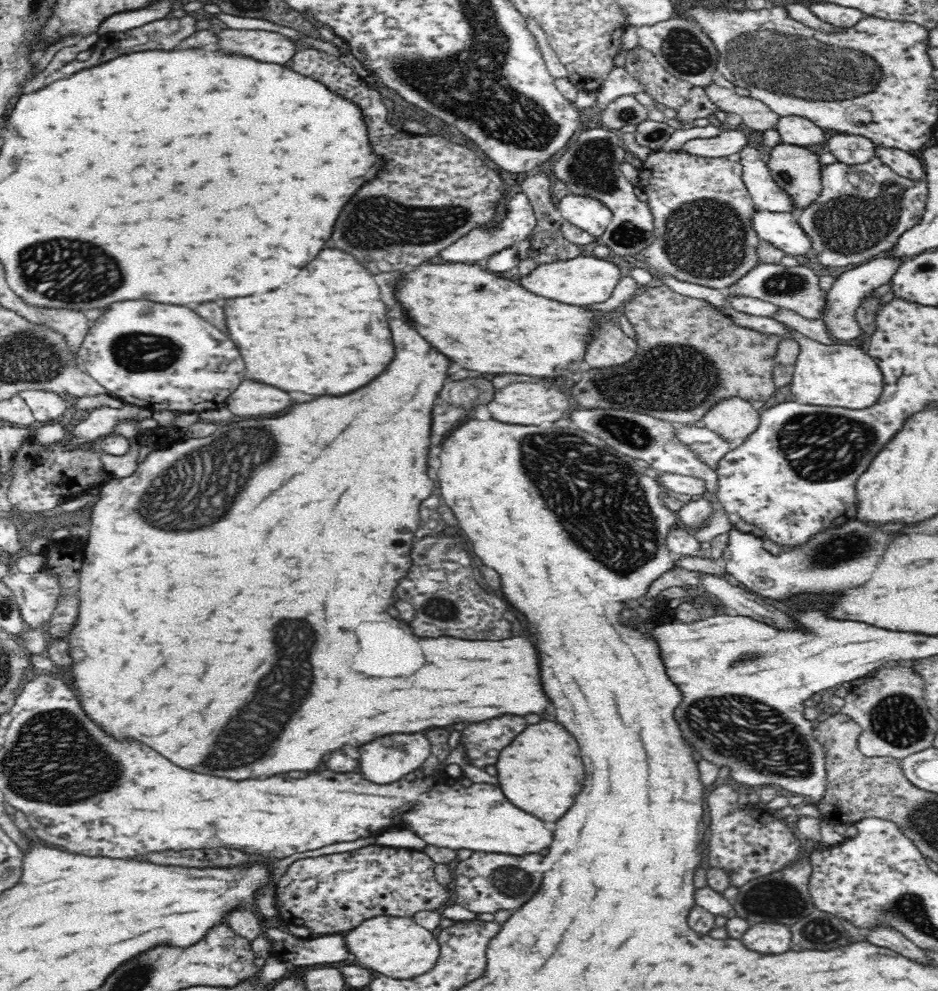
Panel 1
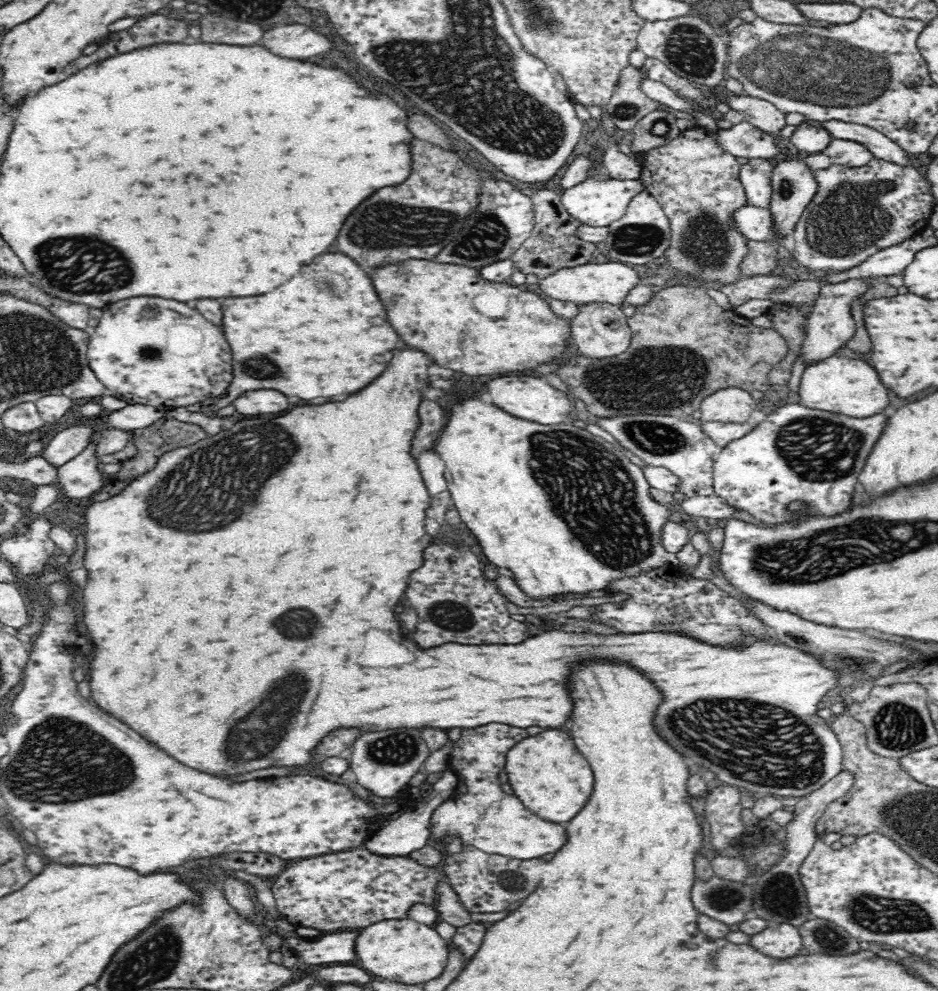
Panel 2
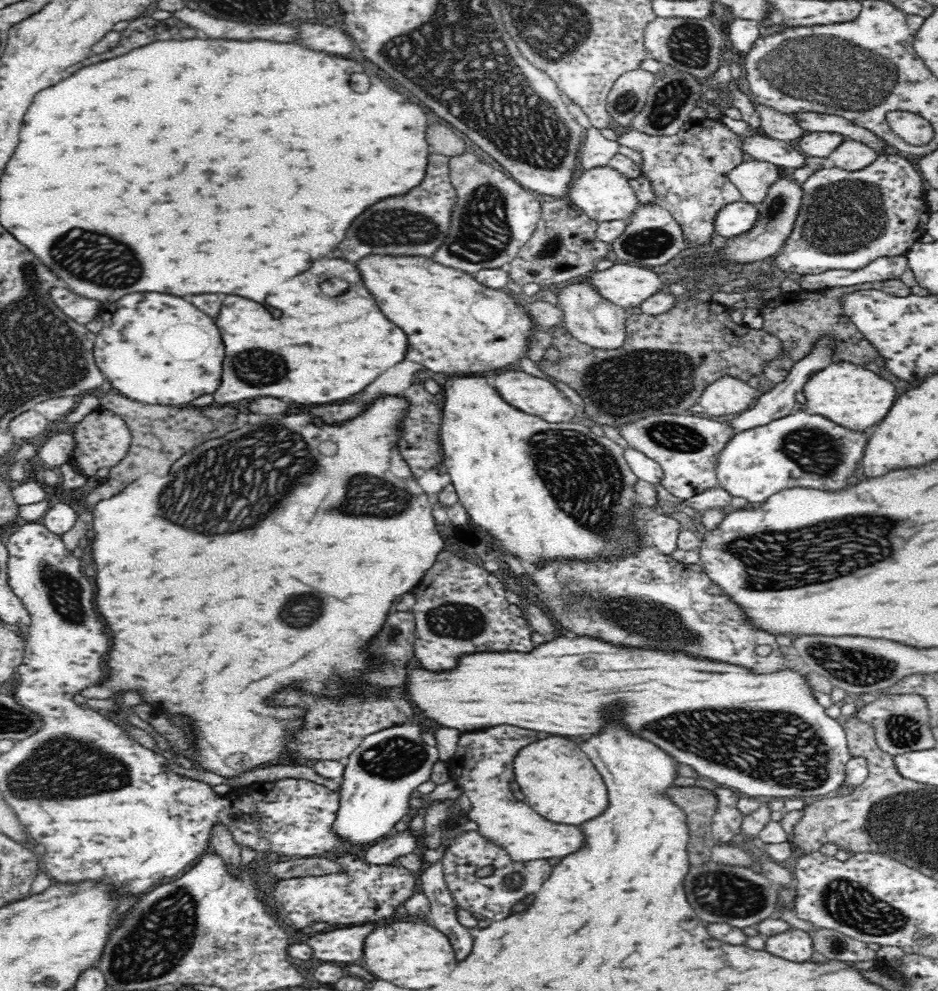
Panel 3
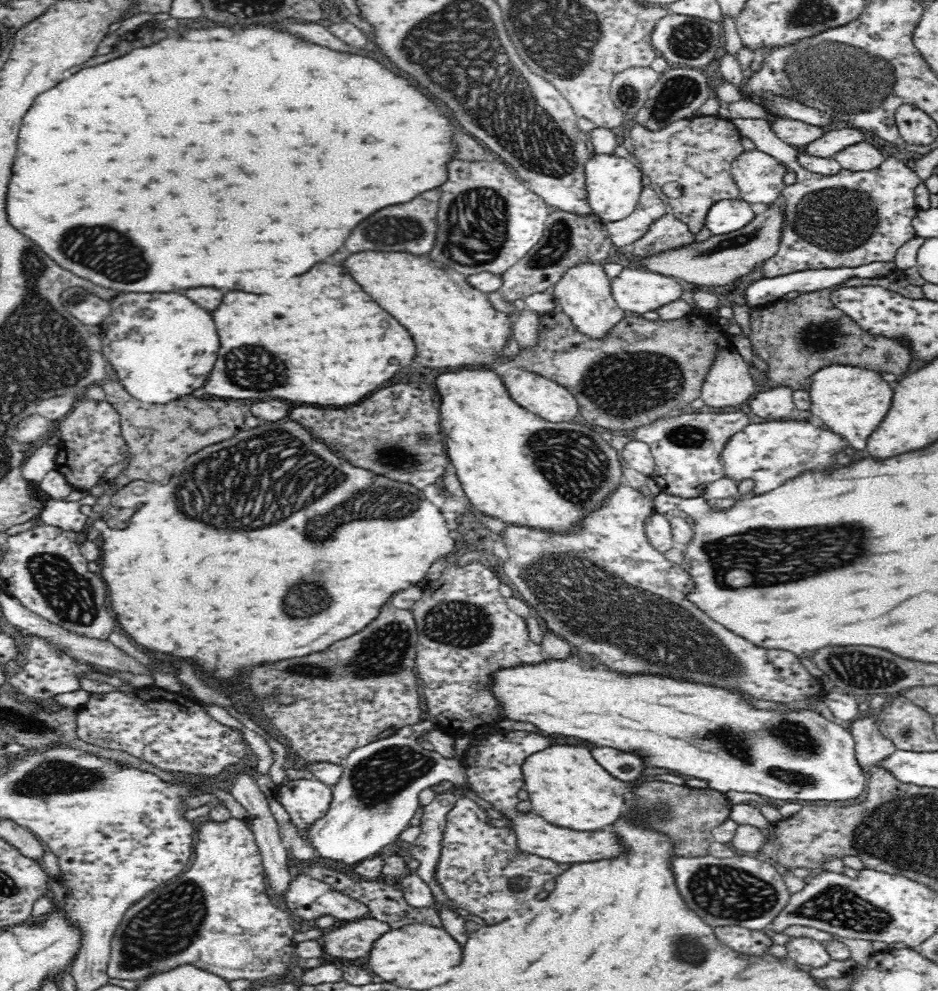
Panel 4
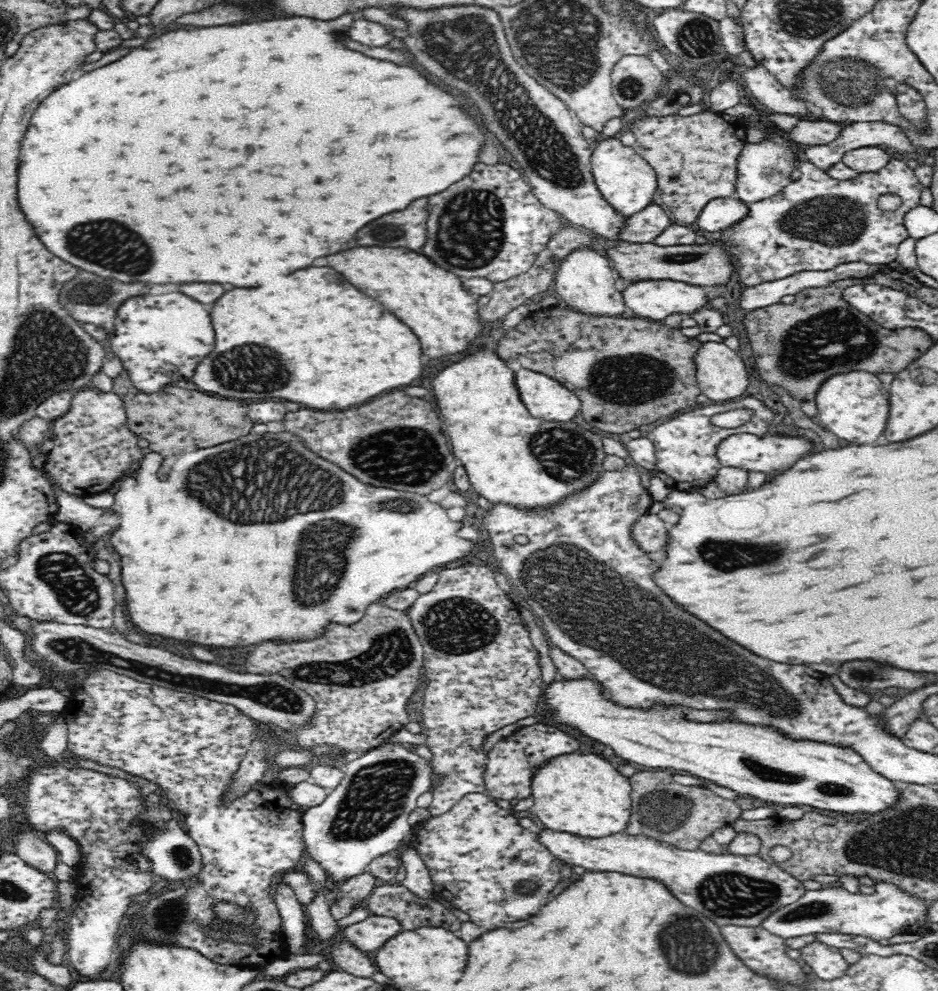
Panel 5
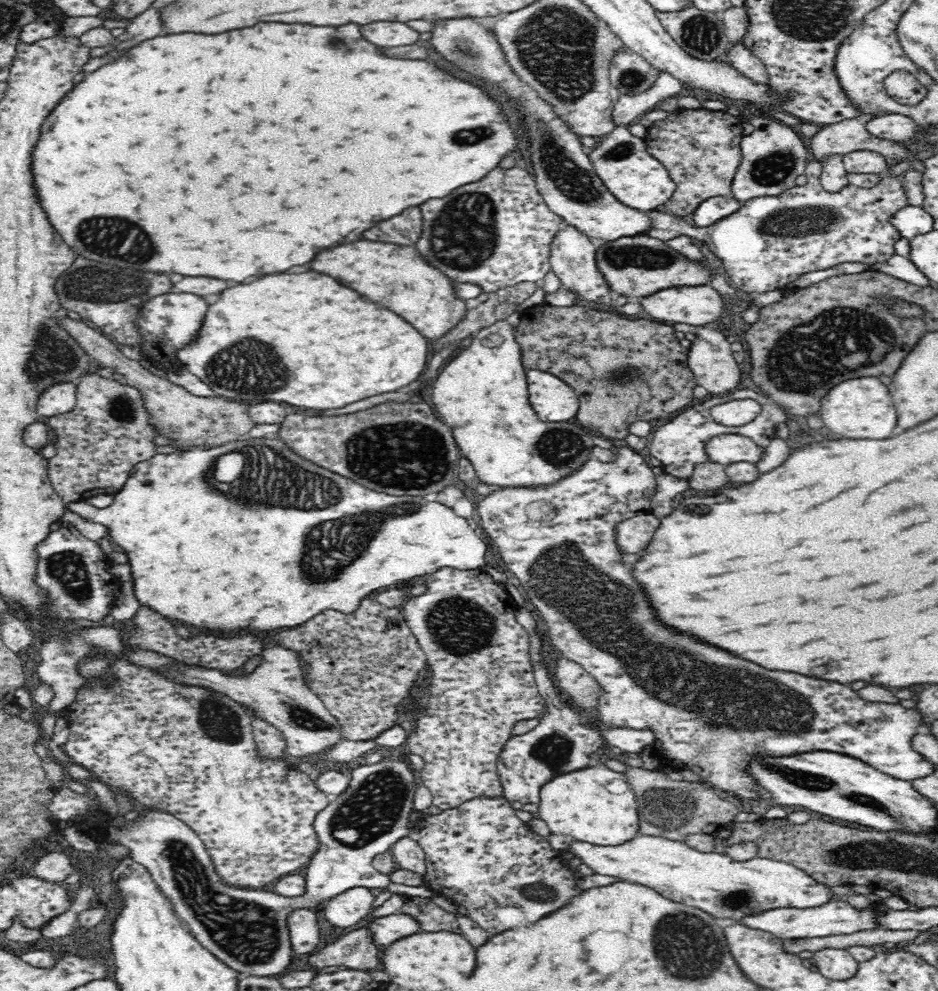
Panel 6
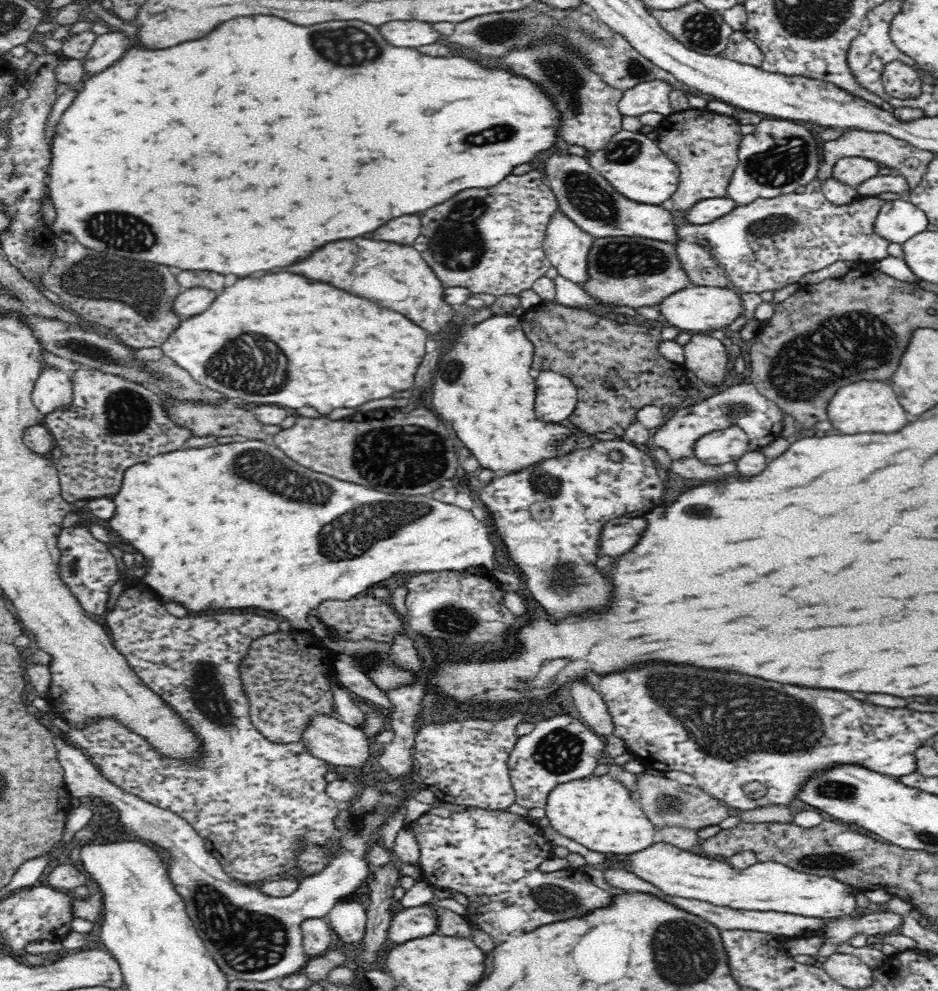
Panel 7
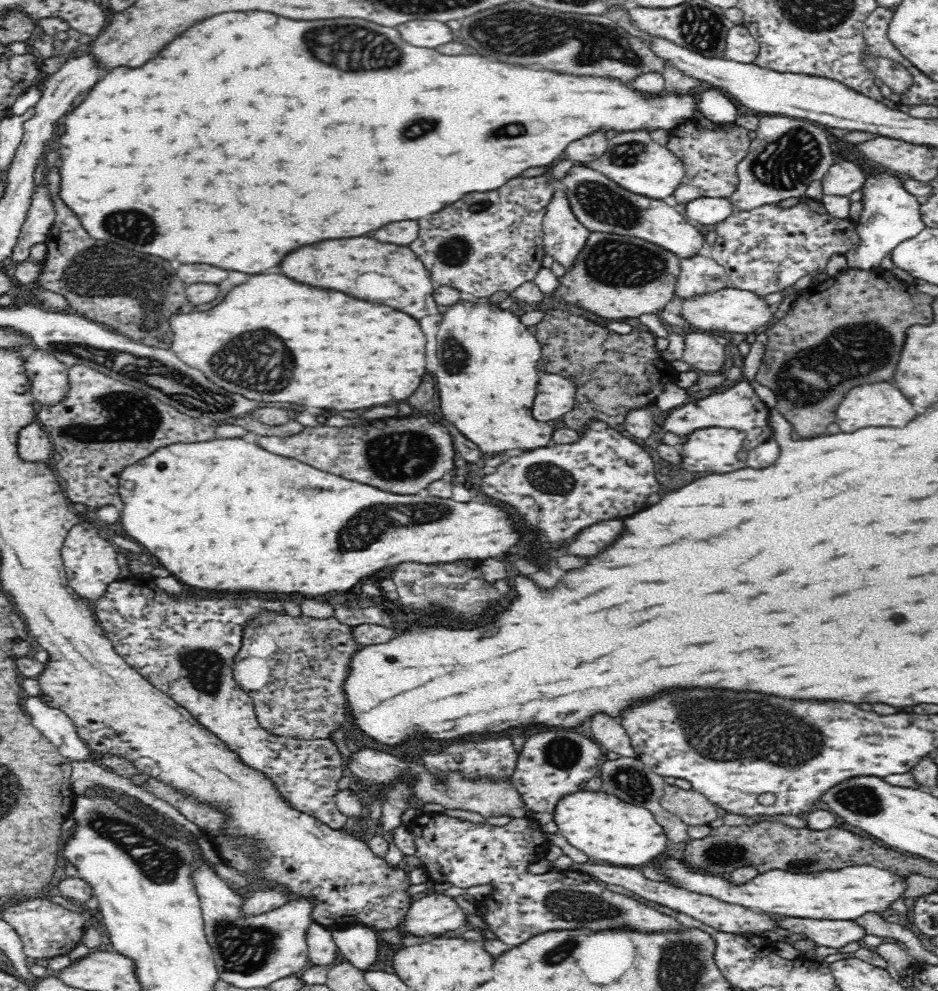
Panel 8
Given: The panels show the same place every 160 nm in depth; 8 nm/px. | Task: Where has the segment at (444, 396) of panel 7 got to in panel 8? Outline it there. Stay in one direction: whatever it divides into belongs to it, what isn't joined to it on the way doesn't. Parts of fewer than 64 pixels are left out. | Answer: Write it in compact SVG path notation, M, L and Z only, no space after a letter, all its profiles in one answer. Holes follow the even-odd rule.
M458 299L442 312L436 340L436 358L436 380L443 416L458 426L462 434L466 434L465 438L470 438L480 448L483 456L492 456L494 452L510 455L552 443L554 426L540 423L532 418L530 412L530 404L539 383L537 366L542 358L542 345L514 312L489 301L468 302Z

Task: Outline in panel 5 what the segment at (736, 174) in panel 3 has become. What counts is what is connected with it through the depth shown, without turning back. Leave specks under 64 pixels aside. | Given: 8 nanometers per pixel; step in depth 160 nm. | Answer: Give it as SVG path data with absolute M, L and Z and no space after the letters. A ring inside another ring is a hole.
M764 122L761 128L764 130L764 138L760 142L747 142L738 158L734 197L744 204L768 199L788 186L792 182L790 174L798 168L800 162L792 150L792 140L787 133Z

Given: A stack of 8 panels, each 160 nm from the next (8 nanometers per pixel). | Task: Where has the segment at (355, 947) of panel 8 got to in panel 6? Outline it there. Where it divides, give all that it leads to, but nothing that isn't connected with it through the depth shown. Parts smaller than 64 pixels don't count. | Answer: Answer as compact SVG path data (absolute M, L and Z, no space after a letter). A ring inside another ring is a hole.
M351 888L325 903L324 914L328 922L336 928L358 926L372 910L374 895L367 888Z

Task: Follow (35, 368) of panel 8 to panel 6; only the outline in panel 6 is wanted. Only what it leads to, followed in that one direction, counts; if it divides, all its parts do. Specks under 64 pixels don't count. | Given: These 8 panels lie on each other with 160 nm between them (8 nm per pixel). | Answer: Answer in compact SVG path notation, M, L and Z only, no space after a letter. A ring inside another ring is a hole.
M57 382L47 386L37 400L37 411L42 417L70 412L77 401L76 383Z

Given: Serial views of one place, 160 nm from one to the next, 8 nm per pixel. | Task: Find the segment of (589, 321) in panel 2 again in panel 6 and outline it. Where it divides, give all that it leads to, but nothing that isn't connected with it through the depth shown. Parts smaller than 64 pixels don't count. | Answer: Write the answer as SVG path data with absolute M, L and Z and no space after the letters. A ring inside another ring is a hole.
M564 223L562 228L554 234L554 238L550 241L549 249L549 264L551 265L551 270L558 276L561 286L580 293L584 300L605 304L608 308L631 315L633 318L637 316L644 317L642 305L637 304L635 301L618 306L616 301L612 299L612 292L607 288L607 284L601 275L602 273L598 271L595 259L597 248L590 242L590 238L587 238L582 232Z

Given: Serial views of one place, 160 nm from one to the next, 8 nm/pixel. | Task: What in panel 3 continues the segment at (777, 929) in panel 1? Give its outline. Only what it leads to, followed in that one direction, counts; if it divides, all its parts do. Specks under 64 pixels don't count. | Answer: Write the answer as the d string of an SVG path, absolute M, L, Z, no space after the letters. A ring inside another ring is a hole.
M799 929L768 936L765 944L768 944L768 952L772 952L774 956L782 956L786 960L800 962L800 964L812 960L814 956L814 943L810 932Z

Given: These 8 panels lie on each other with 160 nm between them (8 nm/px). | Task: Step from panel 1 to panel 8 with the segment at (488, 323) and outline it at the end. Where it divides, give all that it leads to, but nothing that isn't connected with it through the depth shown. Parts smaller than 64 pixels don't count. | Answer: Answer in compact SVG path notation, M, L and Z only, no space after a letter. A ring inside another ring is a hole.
M366 236L352 240L324 240L290 252L282 258L278 268L286 278L298 284L346 292L368 302L398 308L414 318L438 314L438 306L432 300L432 288L435 286L430 284L431 278L427 269L410 248L382 244Z

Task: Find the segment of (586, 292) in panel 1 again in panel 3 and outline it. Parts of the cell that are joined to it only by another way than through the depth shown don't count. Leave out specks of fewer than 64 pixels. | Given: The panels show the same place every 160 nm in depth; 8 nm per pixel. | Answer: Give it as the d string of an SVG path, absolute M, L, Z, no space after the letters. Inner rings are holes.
M624 262L601 272L594 271L586 277L602 296L627 311L632 306L640 307L644 300L662 292L666 286L656 272Z

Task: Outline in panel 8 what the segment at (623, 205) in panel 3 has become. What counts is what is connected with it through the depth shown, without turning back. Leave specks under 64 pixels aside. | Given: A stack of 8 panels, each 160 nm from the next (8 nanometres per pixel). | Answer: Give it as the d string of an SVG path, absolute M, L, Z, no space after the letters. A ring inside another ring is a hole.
M647 130L614 136L608 144L606 154L600 156L600 160L594 160L586 166L601 172L630 192L654 197L655 200L662 200L673 194L685 175L682 158L670 152L666 145L654 142Z

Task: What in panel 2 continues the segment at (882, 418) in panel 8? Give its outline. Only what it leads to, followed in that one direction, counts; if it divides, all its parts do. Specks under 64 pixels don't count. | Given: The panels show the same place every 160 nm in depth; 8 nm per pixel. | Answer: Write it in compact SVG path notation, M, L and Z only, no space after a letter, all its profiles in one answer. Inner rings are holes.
M834 355L803 371L798 390L799 404L814 410L844 414L850 418L866 419L890 406L890 390L880 380L879 374L868 362Z

